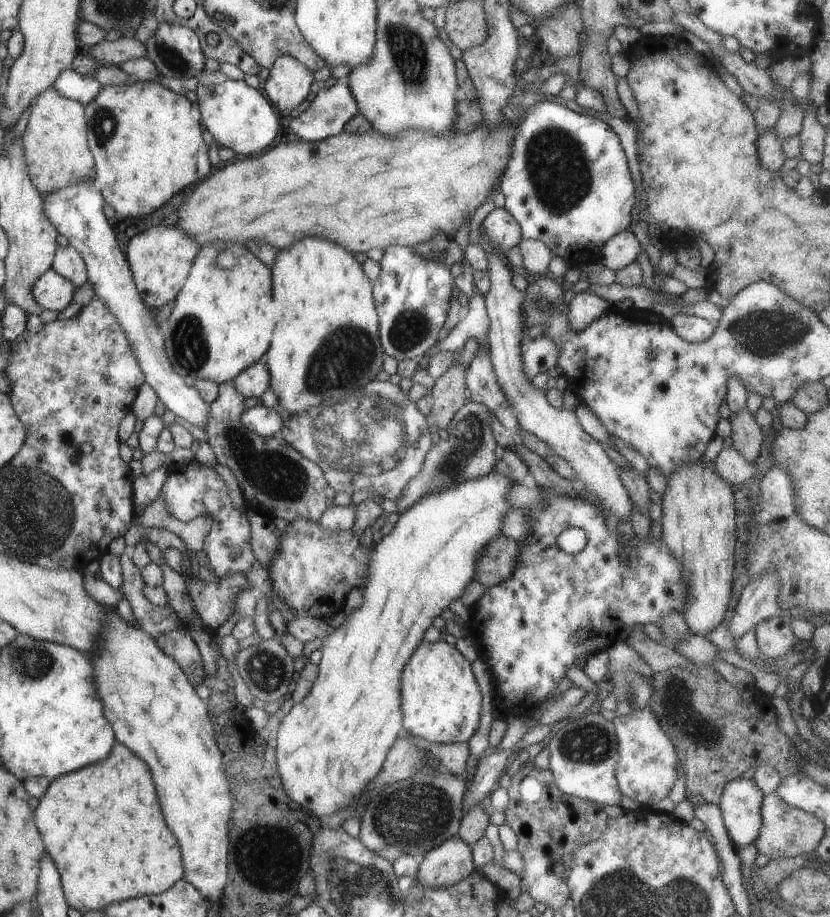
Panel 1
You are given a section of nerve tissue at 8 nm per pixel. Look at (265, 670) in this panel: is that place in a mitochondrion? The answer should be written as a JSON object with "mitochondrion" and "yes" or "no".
{"mitochondrion":"yes"}

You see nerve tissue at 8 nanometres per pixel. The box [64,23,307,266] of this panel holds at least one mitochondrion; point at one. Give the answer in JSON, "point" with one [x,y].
{"point":[177,63]}

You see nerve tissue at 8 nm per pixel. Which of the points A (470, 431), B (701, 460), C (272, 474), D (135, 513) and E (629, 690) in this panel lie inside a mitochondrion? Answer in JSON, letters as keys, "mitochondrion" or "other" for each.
{"A":"mitochondrion","B":"other","C":"mitochondrion","D":"other","E":"mitochondrion"}

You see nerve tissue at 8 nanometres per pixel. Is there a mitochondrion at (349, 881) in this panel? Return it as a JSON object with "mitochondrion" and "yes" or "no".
{"mitochondrion":"yes"}

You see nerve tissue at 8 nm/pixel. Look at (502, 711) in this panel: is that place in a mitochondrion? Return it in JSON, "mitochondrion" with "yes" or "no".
{"mitochondrion":"no"}

